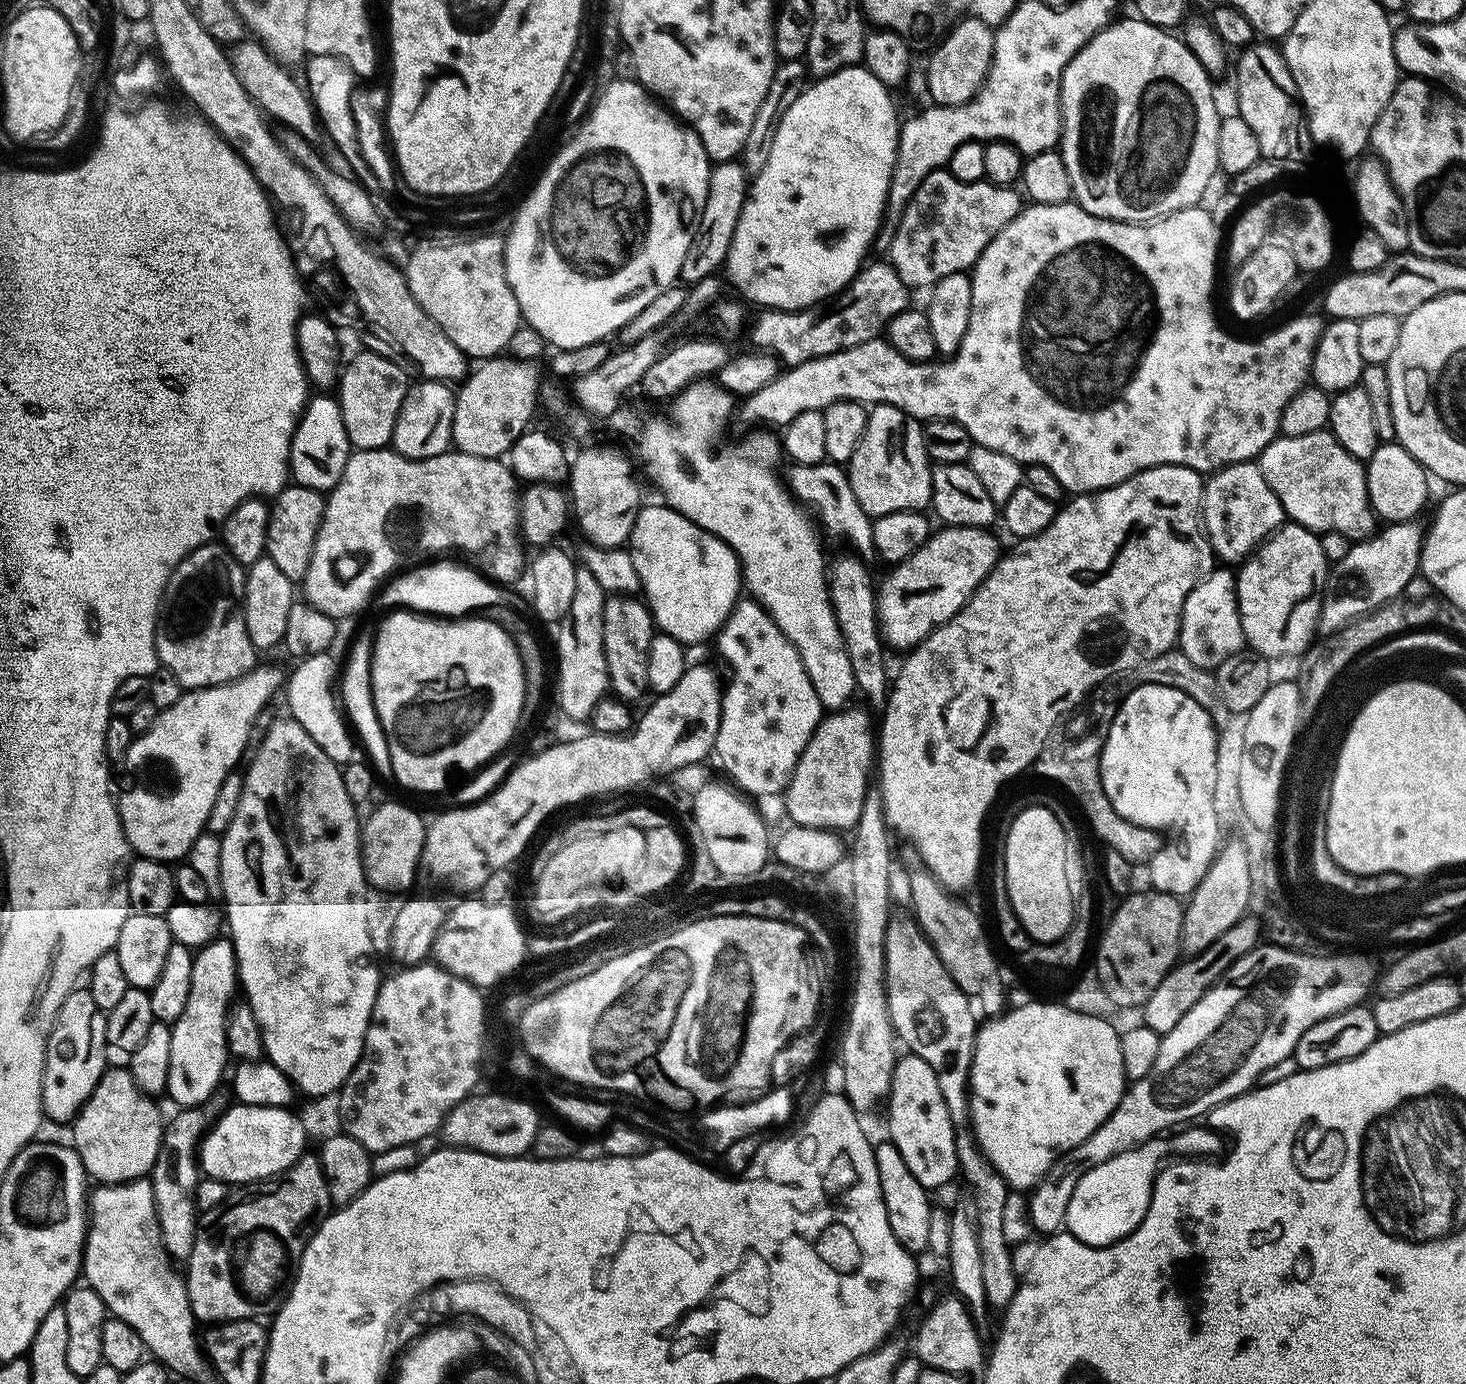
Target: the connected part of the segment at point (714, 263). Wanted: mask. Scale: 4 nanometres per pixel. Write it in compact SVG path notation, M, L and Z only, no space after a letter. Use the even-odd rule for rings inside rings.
M727 160L726 163L713 167L710 174L710 190L706 190L706 206L702 206L702 218L690 242L690 250L686 250L686 258L682 261L680 280L685 285L702 282L702 278L715 276L725 267L730 242L734 238L734 226L738 226L742 206L748 197L749 183L750 177L745 172L744 165L736 160Z

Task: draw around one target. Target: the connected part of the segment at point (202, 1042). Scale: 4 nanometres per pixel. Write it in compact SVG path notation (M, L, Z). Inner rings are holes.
M231 939L211 940L193 955L192 960L193 969L186 1008L181 1016L170 1024L172 1037L166 1083L168 1083L169 1098L180 1110L205 1105L208 1102L206 1100L215 1094L220 1079L223 1076L225 1079L226 1069L230 1064L226 1026L229 1011L238 996L236 951ZM224 1067L226 1067L225 1072Z

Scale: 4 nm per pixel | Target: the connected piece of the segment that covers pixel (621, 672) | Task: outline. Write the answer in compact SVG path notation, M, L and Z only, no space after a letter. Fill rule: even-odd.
M612 594L605 599L602 618L602 642L611 691L624 702L640 700L649 691L646 658L654 635L654 621L643 599L632 594Z

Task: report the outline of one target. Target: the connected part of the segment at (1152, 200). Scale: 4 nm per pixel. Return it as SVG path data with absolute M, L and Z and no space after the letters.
M1139 18L1109 22L1101 32L1094 34L1078 54L1066 66L1060 83L1060 117L1062 130L1058 151L1062 162L1066 162L1066 171L1070 174L1070 186L1075 203L1090 214L1107 220L1124 220L1128 224L1143 224L1150 220L1161 220L1164 216L1174 214L1183 208L1194 208L1201 203L1204 191L1212 184L1212 179L1218 176L1218 130L1222 112L1216 109L1216 96L1212 93L1213 77L1194 58L1194 54L1184 45L1179 35L1173 34L1167 28L1159 28L1150 22Z

